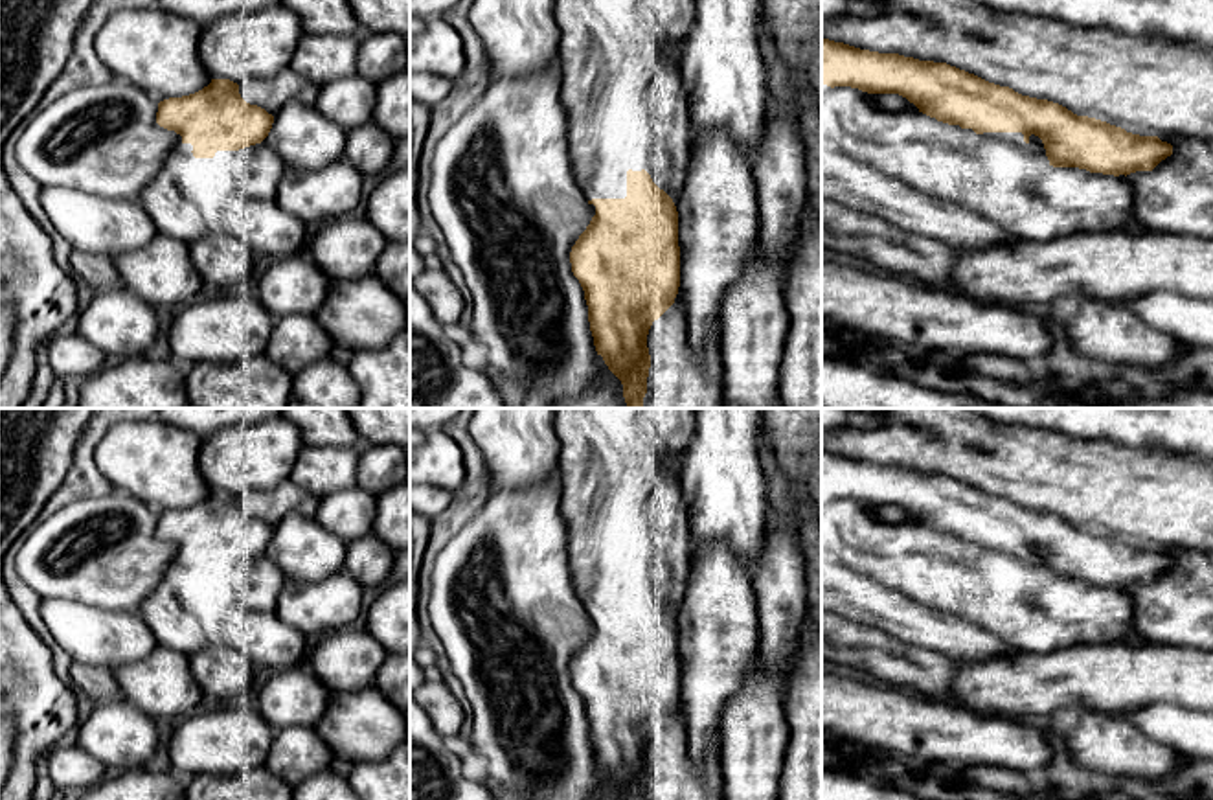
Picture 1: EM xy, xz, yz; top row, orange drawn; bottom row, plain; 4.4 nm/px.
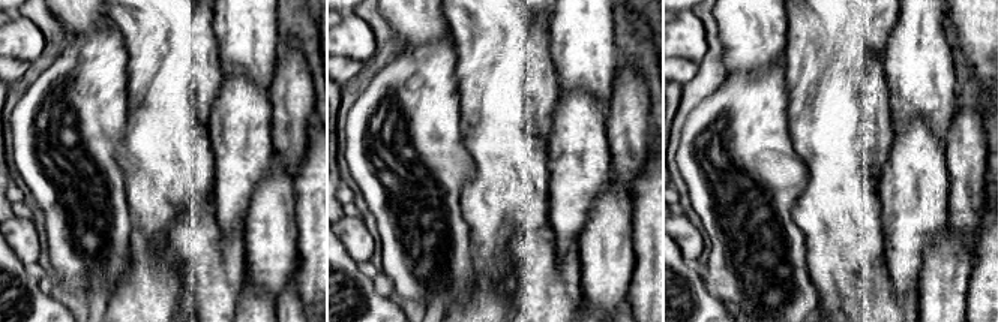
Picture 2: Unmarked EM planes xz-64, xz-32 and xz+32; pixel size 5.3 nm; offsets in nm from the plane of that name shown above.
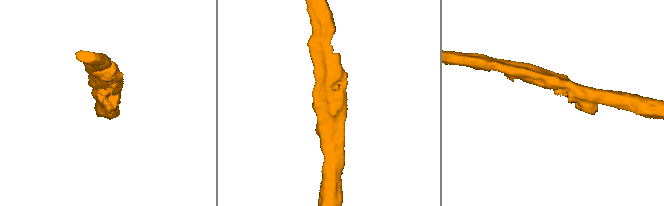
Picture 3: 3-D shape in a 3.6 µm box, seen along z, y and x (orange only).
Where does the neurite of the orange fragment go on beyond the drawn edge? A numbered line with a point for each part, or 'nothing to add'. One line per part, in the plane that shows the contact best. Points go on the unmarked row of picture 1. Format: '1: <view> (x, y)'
nothing to add

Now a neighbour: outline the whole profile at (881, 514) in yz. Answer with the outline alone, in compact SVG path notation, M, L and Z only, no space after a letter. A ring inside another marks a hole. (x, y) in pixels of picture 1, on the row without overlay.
M869 506L867 513L880 524L919 522L913 515L899 506Z

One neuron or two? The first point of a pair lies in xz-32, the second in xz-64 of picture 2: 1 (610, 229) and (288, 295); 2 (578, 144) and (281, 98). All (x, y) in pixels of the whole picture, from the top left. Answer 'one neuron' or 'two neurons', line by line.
1: two neurons
2: two neurons

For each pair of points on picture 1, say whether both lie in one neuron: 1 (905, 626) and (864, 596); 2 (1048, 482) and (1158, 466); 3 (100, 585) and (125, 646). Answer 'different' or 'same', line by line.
1: same
2: same
3: different

